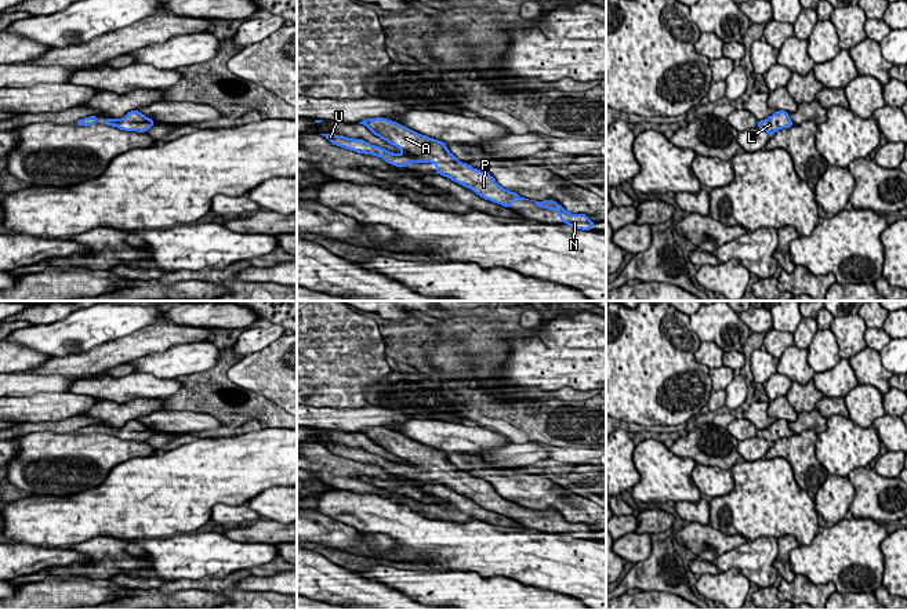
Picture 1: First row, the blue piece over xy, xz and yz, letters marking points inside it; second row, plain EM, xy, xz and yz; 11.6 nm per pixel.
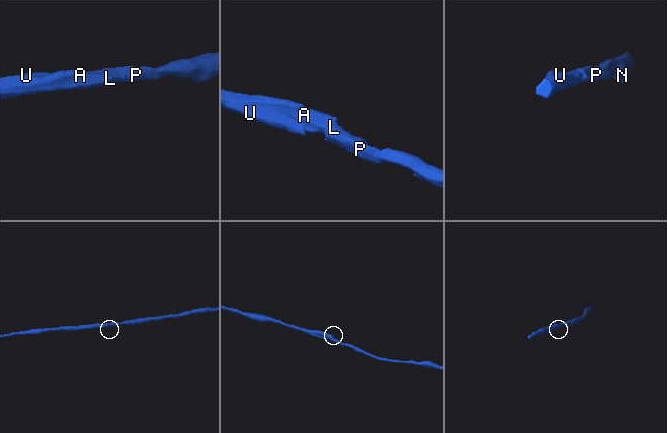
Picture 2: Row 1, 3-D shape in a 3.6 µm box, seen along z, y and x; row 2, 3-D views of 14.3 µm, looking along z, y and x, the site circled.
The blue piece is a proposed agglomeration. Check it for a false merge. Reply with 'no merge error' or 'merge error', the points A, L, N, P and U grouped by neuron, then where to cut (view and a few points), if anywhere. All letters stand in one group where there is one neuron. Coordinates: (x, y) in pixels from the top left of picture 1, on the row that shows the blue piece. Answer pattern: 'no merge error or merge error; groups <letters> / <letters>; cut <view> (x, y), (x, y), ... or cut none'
no merge error; groups A L N P U; cut none

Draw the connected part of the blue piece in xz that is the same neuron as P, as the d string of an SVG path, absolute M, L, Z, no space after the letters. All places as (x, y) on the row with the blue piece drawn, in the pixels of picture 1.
M384 117L364 119L359 124L366 126L374 135L402 149L410 156L407 157L402 153L392 153L380 146L370 145L363 139L352 139L335 134L320 135L329 139L333 145L358 153L378 156L396 167L410 167L407 164L409 161L417 164L435 163L435 174L445 175L454 182L474 190L485 200L494 201L504 207L511 208L514 200L529 200L515 192L501 188L489 173L476 170L469 164L460 161L454 155L449 152L446 142L425 137Z

